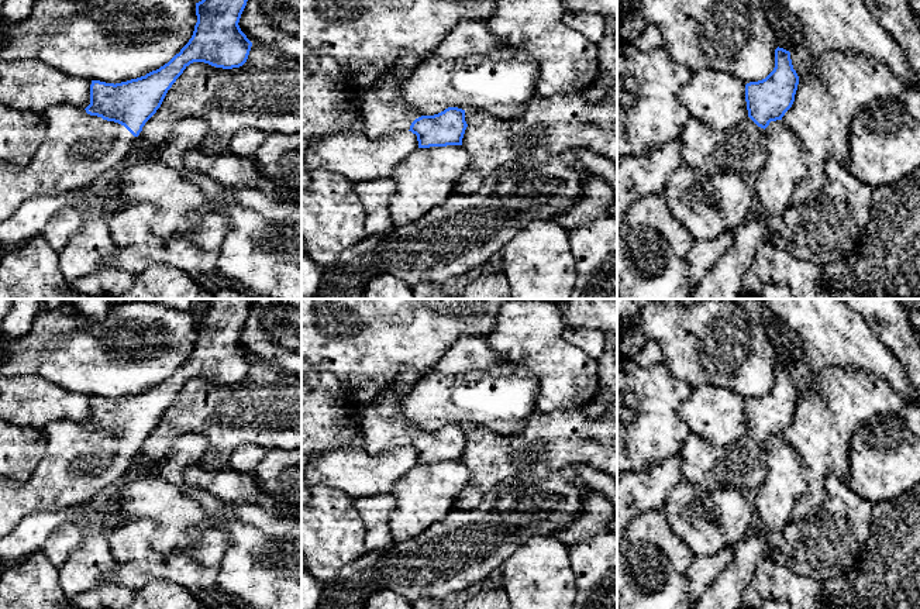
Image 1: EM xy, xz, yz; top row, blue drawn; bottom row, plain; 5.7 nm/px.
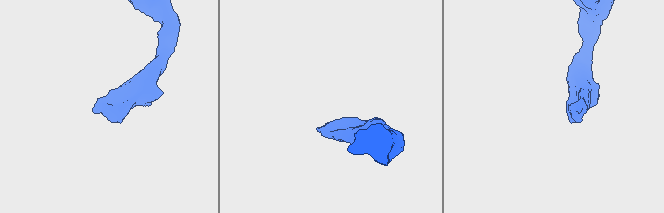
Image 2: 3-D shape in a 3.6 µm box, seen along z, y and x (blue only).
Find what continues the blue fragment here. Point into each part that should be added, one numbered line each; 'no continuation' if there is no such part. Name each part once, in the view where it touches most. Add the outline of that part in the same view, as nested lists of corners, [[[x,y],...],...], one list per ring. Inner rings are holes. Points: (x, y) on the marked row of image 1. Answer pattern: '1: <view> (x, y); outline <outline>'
1: xy (78, 148); outline [[[58,104],[45,113],[46,133],[34,159],[20,166],[0,159],[0,223],[6,221],[17,207],[38,196],[59,196],[89,187],[100,175],[118,168],[134,147],[134,137],[124,125],[90,116],[85,109]]]

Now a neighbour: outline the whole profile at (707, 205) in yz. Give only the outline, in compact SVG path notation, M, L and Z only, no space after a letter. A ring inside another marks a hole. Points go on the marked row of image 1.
M679 165L666 179L661 195L673 217L685 226L695 240L713 240L721 233L735 231L755 214L755 195L738 173L704 175Z

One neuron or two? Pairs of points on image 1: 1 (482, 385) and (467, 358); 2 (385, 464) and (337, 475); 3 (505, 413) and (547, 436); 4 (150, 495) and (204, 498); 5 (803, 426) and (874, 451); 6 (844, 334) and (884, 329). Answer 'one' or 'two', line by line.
1: two
2: one
3: two
4: two
5: two
6: two

